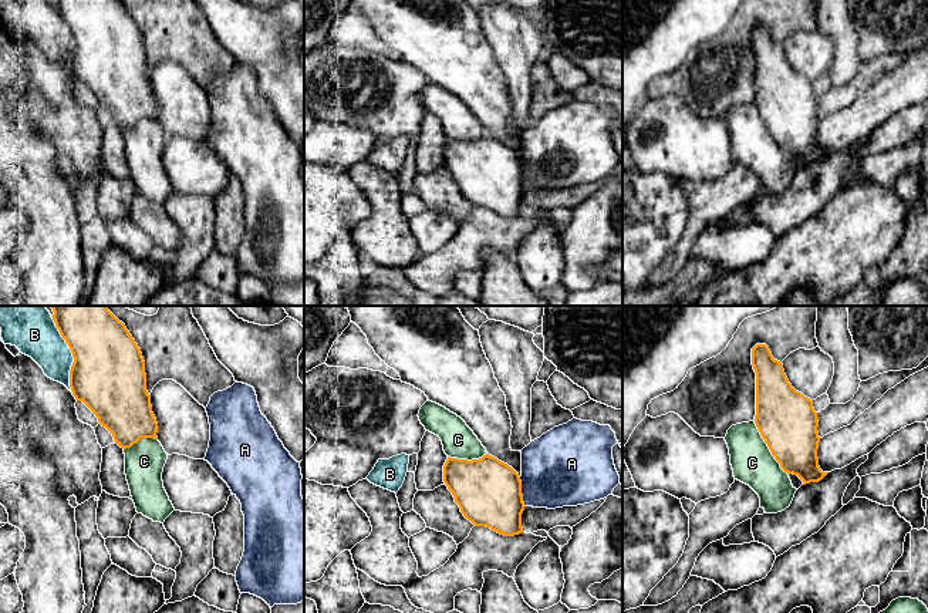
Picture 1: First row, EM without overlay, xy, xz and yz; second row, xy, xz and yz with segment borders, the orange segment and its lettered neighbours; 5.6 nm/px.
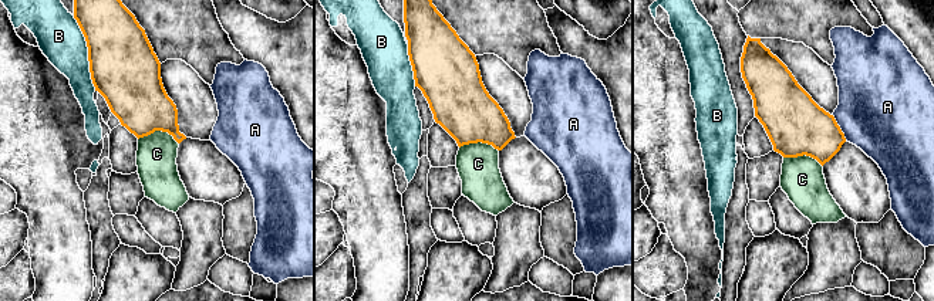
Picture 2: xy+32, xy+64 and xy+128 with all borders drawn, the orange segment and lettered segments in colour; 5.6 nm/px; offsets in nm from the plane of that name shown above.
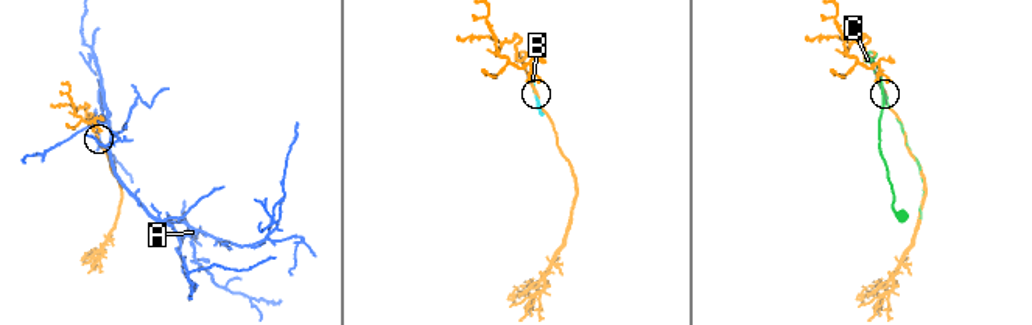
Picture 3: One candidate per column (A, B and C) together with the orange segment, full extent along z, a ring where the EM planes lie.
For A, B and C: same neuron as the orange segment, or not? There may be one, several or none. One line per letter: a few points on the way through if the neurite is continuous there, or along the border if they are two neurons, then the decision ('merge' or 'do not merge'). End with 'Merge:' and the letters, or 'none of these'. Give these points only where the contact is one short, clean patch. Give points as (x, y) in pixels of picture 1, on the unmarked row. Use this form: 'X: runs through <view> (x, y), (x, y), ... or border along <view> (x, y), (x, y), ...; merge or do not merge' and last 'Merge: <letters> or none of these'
A: border along xz (519, 158), (525, 187); do not merge
B: do not merge
C: merge
Merge: C

